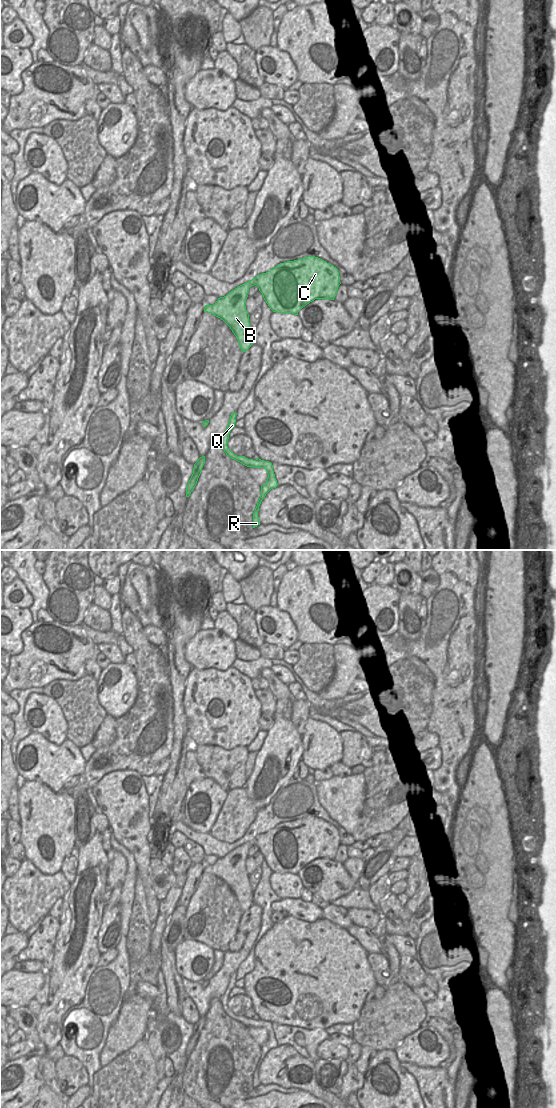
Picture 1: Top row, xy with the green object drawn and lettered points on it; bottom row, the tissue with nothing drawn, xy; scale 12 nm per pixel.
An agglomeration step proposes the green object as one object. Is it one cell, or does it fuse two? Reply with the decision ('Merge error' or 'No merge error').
Merge error.

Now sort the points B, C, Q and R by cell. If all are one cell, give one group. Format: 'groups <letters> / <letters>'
groups B Q R / C

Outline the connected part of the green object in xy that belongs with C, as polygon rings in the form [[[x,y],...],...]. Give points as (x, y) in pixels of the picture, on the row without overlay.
[[[315,816],[280,823],[270,831],[257,835],[257,838],[255,845],[270,869],[273,872],[294,875],[298,875],[303,867],[315,859],[334,860],[341,844],[338,829]]]

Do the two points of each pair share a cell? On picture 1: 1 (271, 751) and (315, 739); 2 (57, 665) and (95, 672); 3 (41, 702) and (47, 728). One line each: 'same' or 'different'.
1: different
2: different
3: same

